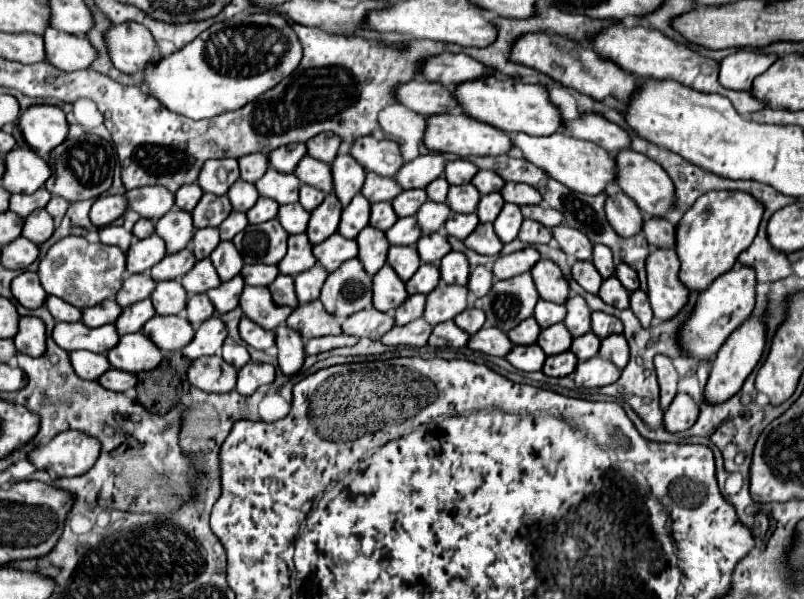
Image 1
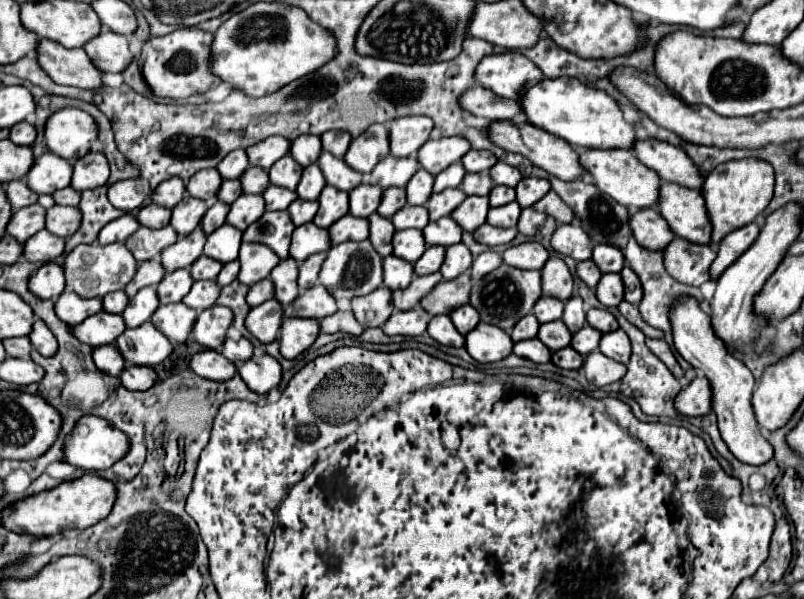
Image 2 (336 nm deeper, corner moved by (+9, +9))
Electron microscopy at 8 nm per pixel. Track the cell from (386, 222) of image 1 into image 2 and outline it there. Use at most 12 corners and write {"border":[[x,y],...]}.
{"border":[[390,187],[382,195],[378,213],[392,217],[406,205],[406,191]]}

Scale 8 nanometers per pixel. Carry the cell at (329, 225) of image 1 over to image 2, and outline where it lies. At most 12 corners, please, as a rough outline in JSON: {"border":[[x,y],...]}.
{"border":[[324,187],[314,217],[318,227],[330,227],[348,213],[348,193]]}

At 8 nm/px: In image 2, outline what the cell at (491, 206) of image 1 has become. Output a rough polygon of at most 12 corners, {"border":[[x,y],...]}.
{"border":[[498,187],[490,191],[490,205],[502,207],[516,201],[512,187]]}

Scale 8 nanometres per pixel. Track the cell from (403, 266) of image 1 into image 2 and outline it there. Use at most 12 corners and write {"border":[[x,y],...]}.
{"border":[[396,231],[394,255],[416,263],[424,251],[422,231]]}

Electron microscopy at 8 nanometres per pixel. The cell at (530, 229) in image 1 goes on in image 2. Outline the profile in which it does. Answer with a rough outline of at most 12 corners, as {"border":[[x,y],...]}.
{"border":[[522,209],[518,231],[534,237],[552,233],[556,221],[536,209]]}

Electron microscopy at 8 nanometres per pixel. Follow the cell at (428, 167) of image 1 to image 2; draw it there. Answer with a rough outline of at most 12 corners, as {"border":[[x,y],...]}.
{"border":[[464,137],[430,139],[418,161],[438,175],[470,151]]}

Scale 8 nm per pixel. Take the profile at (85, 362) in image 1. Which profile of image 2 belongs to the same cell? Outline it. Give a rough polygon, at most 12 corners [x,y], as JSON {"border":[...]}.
{"border":[[114,343],[96,347],[96,367],[118,377],[126,361]]}

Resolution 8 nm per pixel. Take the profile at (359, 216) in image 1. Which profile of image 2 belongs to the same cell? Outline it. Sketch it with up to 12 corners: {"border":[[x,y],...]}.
{"border":[[362,183],[350,191],[350,213],[370,217],[382,187]]}

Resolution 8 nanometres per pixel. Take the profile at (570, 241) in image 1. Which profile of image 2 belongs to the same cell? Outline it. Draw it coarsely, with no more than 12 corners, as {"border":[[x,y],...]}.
{"border":[[580,223],[560,225],[554,251],[576,261],[592,257],[592,243]]}

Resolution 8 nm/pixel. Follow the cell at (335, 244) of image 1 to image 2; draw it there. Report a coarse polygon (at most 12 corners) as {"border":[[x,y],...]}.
{"border":[[344,215],[328,231],[332,245],[368,239],[368,219]]}

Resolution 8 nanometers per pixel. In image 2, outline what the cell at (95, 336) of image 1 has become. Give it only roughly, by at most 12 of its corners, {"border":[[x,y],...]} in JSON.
{"border":[[106,311],[74,327],[90,347],[114,343],[126,331],[122,315]]}

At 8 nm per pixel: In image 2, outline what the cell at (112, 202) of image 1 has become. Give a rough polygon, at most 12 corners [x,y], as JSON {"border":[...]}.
{"border":[[142,177],[110,185],[108,199],[134,211],[150,195]]}

